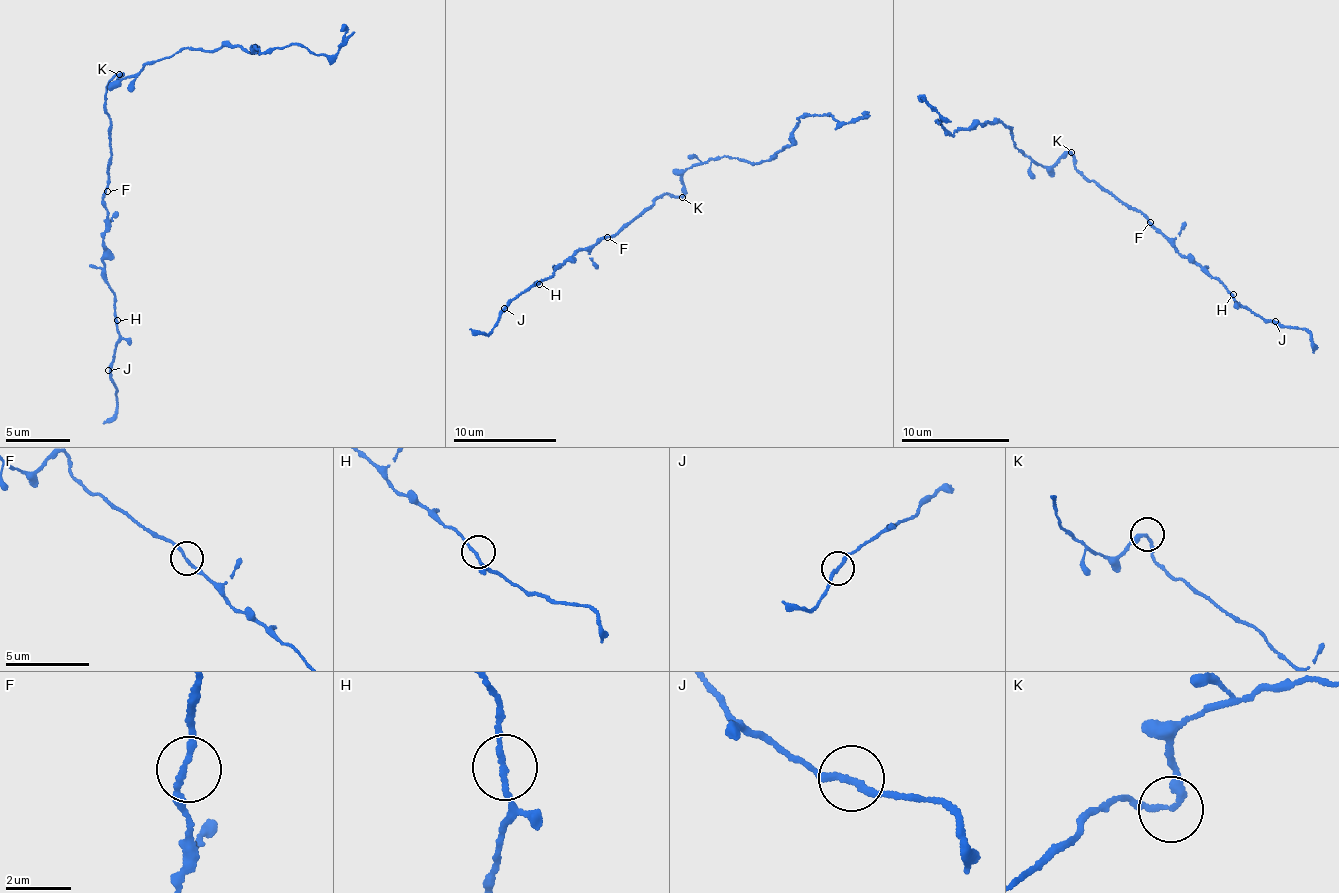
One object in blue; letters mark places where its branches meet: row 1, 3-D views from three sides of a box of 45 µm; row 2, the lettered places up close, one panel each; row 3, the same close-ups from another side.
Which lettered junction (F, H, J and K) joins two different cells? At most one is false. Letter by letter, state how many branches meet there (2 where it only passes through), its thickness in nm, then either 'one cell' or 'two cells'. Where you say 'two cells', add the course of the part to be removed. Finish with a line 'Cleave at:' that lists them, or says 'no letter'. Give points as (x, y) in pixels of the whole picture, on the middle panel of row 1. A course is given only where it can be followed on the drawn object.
F: 2 branches meet; 180 nm thick; one cell
H: 2 branches meet; 160 nm thick; one cell
J: 2 branches meet; 200 nm thick; one cell
K: 2 branches meet; 190 nm thick; one cell
Cleave at: no letter

